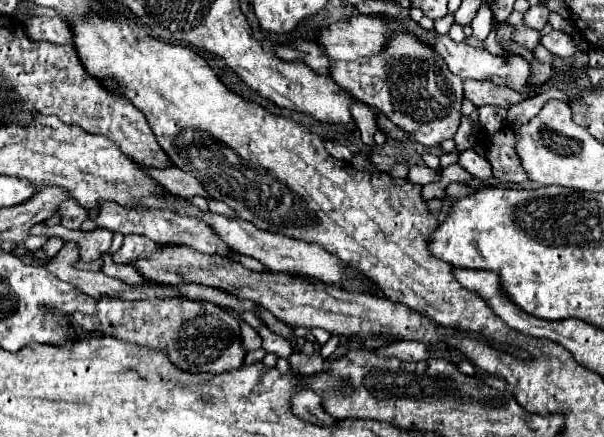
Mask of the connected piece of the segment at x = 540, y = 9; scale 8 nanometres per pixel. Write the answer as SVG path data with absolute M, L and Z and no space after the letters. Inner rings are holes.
M539 4L539 6L531 6L523 18L527 18L527 26L535 26L537 30L541 30L545 24L547 24L547 14L549 14L549 8L545 4ZM529 18L539 18L539 24L535 22L529 22Z

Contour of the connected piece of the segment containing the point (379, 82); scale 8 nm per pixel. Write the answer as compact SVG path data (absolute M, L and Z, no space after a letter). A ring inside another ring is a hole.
M397 26L395 36L379 54L367 60L333 62L331 76L339 84L339 88L351 92L351 96L359 98L361 102L365 100L365 104L383 112L383 116L387 116L397 128L411 134L423 146L439 146L439 142L453 138L453 134L457 132L461 118L461 102L463 102L463 80L459 80L459 76L449 72L447 64L433 50L421 44L419 38L407 34L403 26Z

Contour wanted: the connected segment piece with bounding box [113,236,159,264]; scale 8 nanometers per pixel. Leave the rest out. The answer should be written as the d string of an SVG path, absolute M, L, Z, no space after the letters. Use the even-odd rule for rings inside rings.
M127 236L123 246L113 254L113 260L119 264L129 264L133 260L137 260L143 252L153 252L157 250L157 242L147 240L145 236Z

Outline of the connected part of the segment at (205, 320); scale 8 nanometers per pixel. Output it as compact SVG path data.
M97 298L95 316L75 312L71 318L89 336L111 334L139 346L163 350L167 358L189 374L223 374L243 364L245 350L241 348L239 324L223 308L189 298L153 298L153 300L123 300Z

